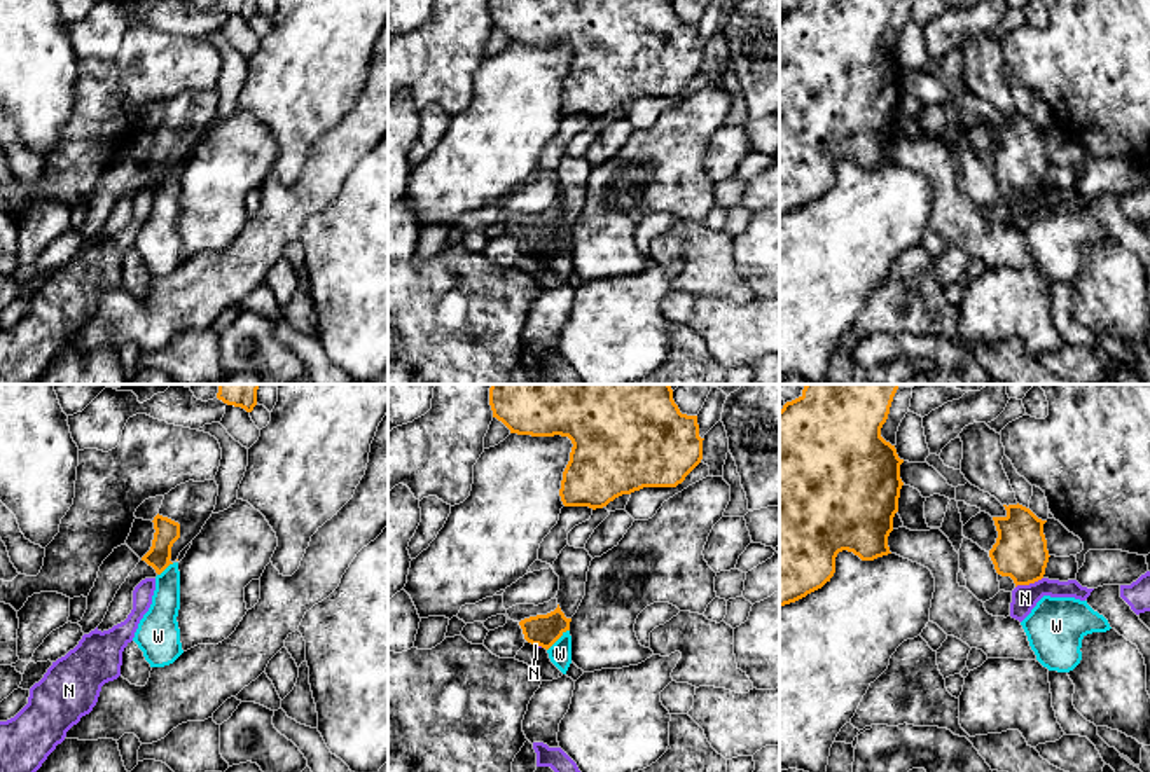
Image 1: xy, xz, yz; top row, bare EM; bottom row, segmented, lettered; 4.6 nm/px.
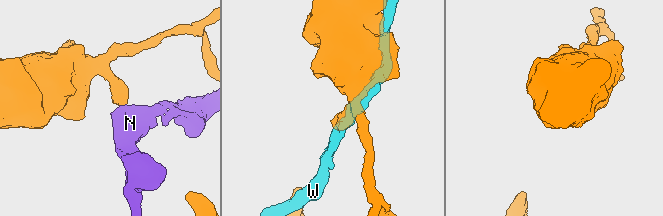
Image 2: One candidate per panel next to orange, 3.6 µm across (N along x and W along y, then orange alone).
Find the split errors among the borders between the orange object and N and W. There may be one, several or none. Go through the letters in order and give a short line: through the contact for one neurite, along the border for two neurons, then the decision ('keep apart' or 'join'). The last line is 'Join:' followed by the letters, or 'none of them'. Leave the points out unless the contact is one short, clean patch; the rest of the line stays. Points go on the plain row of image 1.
N: yz (1042, 186), (1016, 196) | keep apart
W: keep apart
Join: none of them

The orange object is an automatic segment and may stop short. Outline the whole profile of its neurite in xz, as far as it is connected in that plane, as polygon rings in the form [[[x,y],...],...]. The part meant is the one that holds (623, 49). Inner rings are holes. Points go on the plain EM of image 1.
[[[489,0],[493,26],[510,42],[568,45],[573,52],[563,80],[559,105],[565,115],[606,115],[622,103],[643,96],[676,96],[703,68],[697,24],[682,23],[673,0]]]

